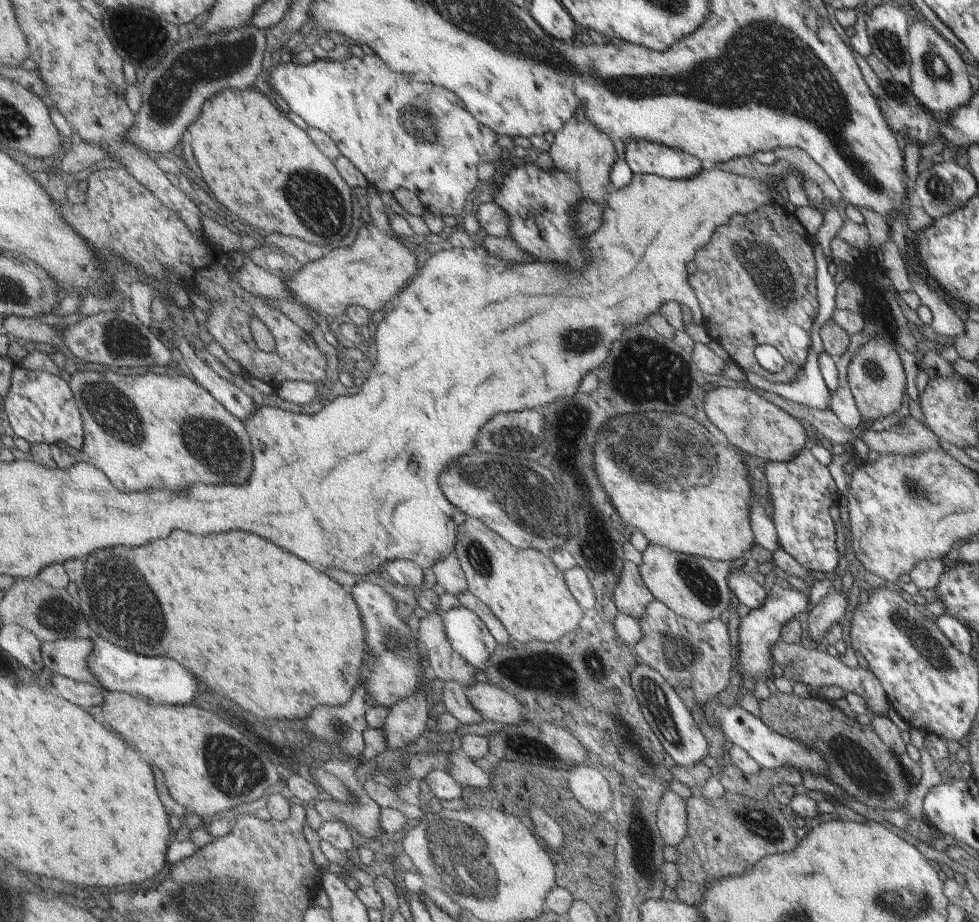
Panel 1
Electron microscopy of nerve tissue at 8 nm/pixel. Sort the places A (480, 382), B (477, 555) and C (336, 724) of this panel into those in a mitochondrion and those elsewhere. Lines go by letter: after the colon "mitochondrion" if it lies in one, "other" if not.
A: other
B: mitochondrion
C: mitochondrion

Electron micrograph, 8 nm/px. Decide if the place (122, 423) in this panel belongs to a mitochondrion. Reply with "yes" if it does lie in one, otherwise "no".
yes

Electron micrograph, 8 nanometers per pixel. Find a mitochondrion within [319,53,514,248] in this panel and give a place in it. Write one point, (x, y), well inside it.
(432, 123)

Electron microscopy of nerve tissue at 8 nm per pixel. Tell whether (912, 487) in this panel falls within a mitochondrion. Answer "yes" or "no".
yes

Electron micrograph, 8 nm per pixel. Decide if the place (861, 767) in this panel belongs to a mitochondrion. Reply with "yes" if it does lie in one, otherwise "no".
yes

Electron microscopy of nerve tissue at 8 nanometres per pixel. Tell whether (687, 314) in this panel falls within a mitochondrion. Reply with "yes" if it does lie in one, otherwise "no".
no

